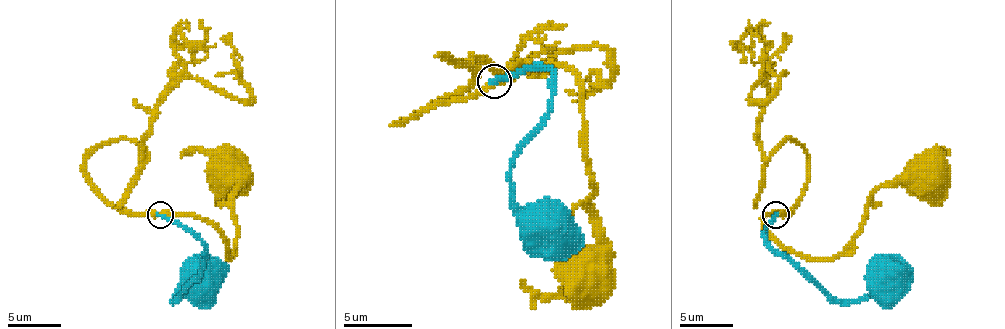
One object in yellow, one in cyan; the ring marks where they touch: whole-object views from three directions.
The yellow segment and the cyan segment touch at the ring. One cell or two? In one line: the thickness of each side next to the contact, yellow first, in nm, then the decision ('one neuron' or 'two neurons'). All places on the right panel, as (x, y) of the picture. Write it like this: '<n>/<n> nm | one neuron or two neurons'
240/260 nm | two neurons

